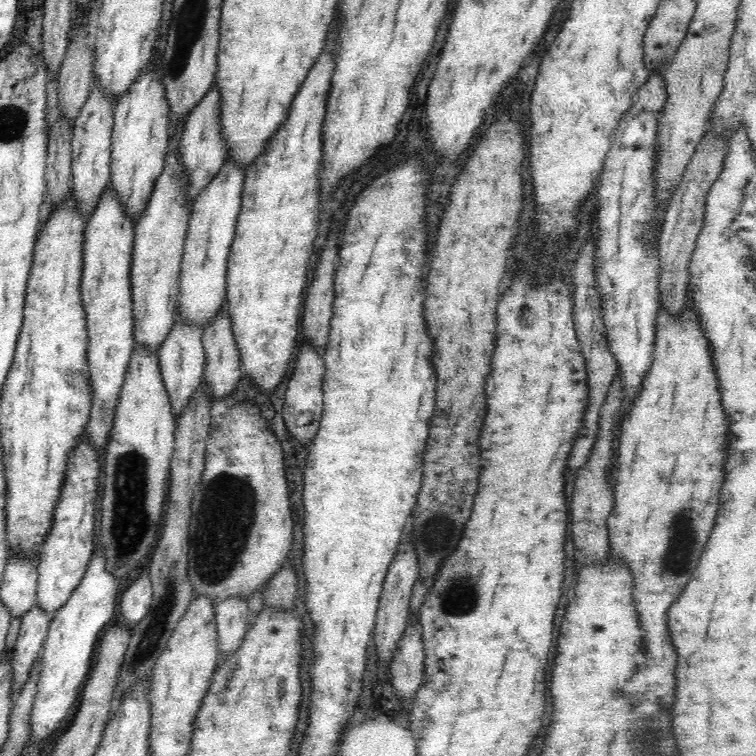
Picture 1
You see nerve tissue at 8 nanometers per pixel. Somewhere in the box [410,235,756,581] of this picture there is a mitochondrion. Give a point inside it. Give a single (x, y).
(678, 555)

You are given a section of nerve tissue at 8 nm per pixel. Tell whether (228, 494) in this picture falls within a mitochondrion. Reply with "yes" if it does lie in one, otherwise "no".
yes

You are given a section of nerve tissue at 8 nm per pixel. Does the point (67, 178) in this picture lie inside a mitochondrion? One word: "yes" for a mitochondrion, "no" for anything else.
no

